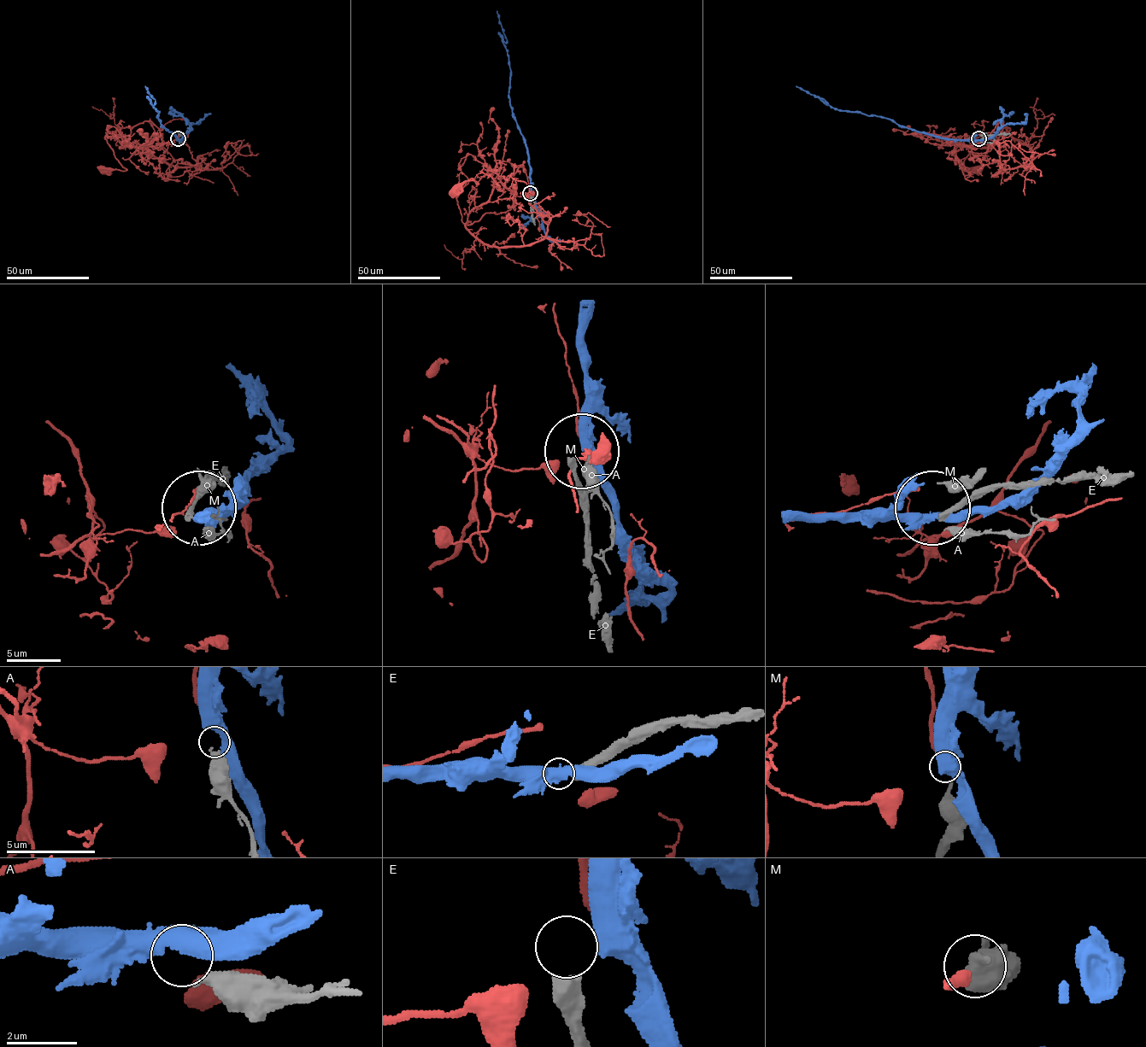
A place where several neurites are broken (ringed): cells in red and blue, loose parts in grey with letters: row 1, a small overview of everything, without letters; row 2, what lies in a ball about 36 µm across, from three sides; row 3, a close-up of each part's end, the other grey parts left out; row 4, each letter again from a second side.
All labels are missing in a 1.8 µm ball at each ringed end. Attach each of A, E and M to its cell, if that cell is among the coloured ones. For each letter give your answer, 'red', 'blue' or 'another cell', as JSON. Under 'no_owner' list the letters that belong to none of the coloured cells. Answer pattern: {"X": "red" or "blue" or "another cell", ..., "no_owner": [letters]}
{"A": "blue", "E": "another cell", "M": "red", "no_owner": ["E"]}

